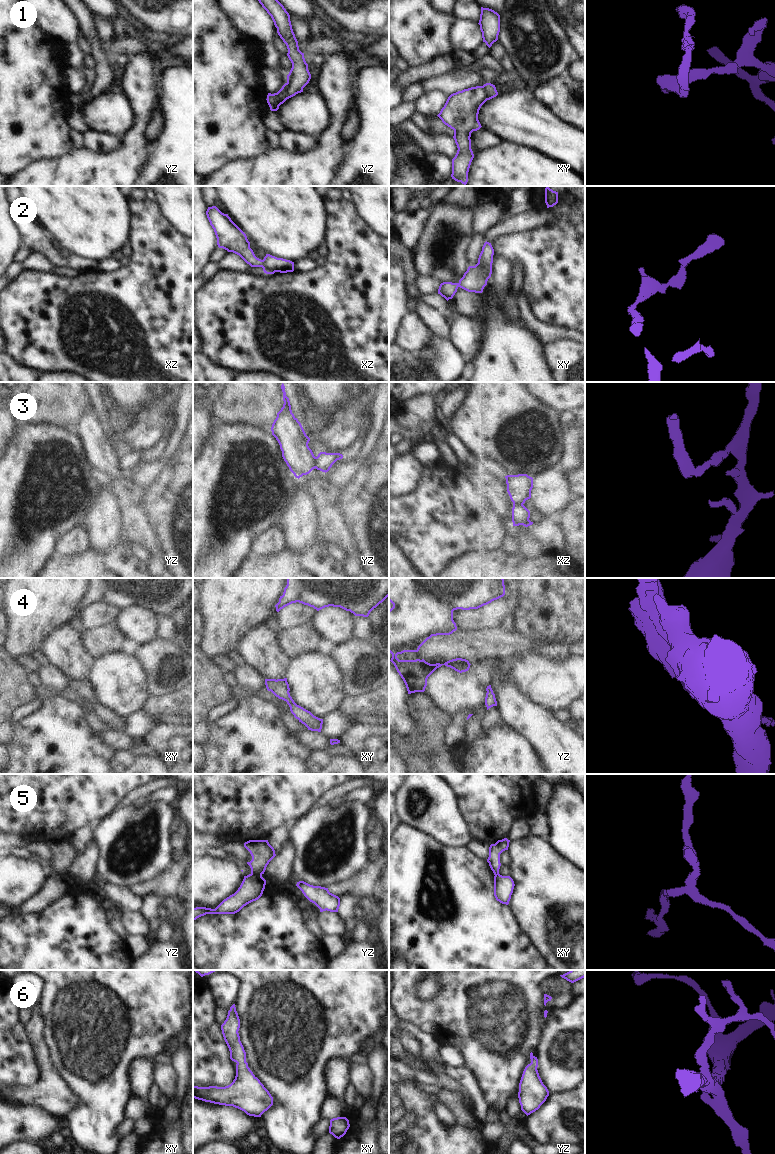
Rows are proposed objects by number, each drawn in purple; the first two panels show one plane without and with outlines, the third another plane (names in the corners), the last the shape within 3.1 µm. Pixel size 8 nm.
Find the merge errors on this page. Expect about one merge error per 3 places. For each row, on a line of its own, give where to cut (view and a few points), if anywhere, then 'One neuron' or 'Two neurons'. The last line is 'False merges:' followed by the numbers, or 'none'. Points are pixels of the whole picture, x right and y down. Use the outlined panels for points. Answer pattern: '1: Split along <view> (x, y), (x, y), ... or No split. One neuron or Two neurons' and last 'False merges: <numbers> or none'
1: Split along yz (287, 83), (288, 87), (283, 92), (276, 94), (279, 105). Two neurons
2: No split. One neuron
3: Split along yz (315, 457), (316, 467). Two neurons
4: No split. One neuron
5: Split along yz (251, 873), (261, 875). Two neurons
6: No split. One neuron
False merges: 1, 3, 5.

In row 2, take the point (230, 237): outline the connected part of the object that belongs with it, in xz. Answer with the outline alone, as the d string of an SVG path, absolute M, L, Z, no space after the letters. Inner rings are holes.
M216 206L206 211L210 225L214 229L217 245L228 252L239 255L251 267L262 267L264 273L287 273L294 271L294 262L266 254L263 260L257 258L250 248L246 234L231 220L228 214L222 213Z

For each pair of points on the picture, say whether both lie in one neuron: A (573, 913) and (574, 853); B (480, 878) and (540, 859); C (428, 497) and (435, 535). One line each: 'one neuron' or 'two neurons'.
A: two neurons
B: two neurons
C: one neuron

